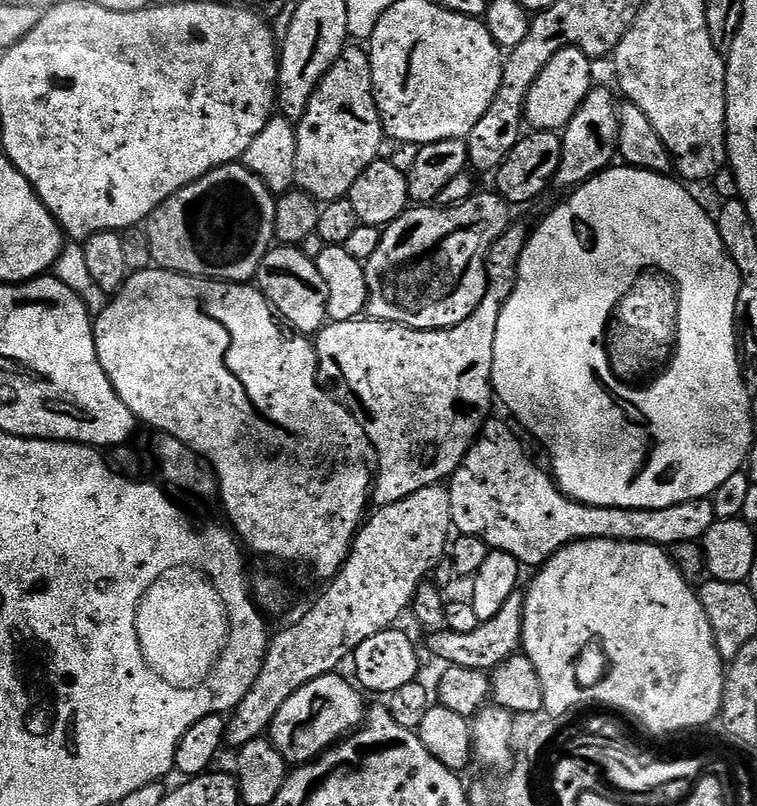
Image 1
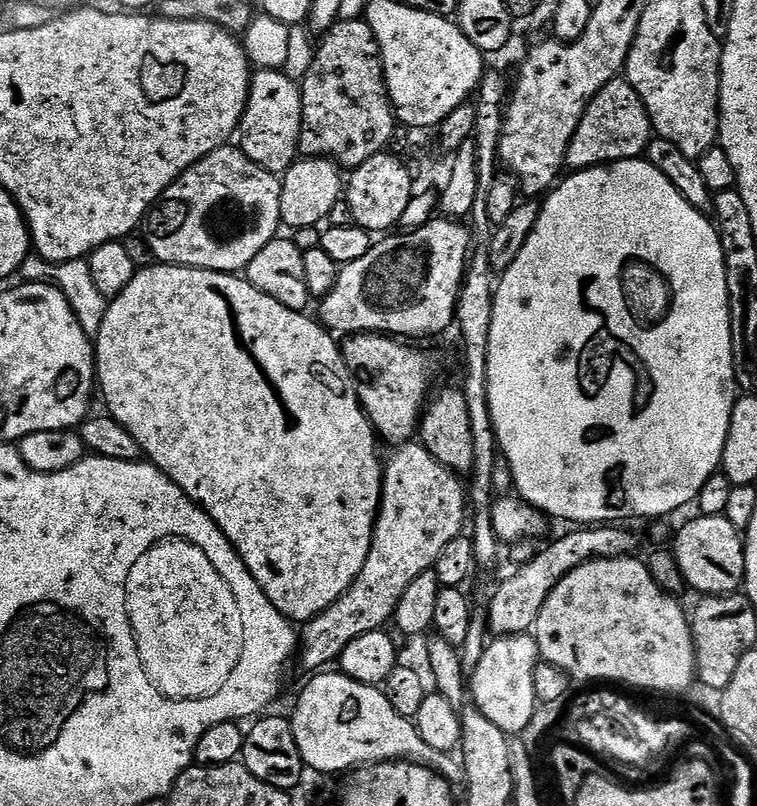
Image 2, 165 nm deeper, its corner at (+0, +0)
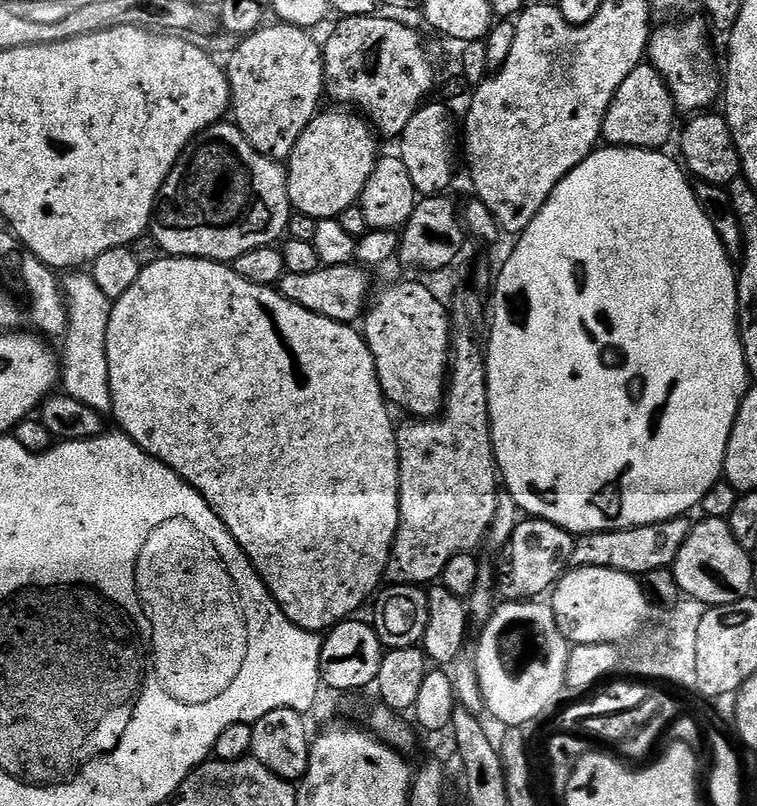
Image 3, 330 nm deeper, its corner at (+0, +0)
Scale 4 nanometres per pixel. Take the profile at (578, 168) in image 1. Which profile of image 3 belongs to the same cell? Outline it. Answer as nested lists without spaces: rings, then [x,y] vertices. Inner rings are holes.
[[[641,62],[630,74],[630,78],[626,78],[626,82],[622,82],[622,86],[618,86],[618,94],[614,94],[614,98],[610,102],[610,110],[606,110],[602,133],[603,143],[613,148],[667,149],[669,147],[667,144],[671,140],[673,143],[674,133],[677,131],[676,116],[678,117],[676,103],[666,82],[661,78],[660,71],[652,67],[651,63]]]

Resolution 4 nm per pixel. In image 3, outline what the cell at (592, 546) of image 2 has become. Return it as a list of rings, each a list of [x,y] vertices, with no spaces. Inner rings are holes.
[[[677,518],[637,528],[592,532],[588,536],[580,536],[575,541],[571,563],[578,568],[618,570],[642,578],[646,574],[650,574],[650,570],[671,568],[676,563],[678,550],[682,550],[692,526],[691,519]]]

